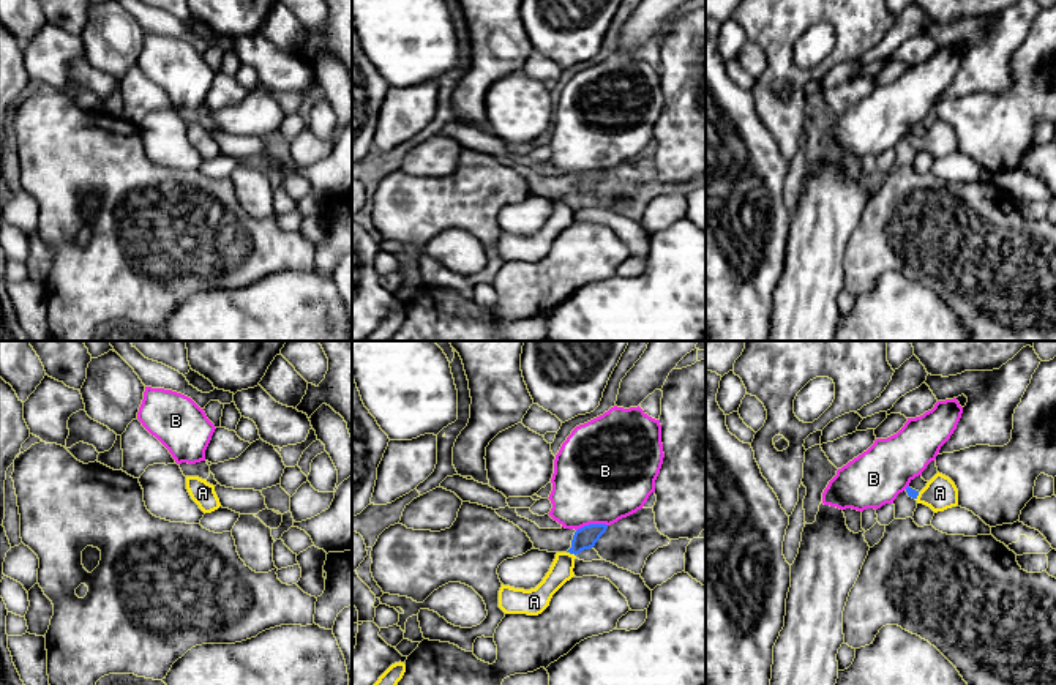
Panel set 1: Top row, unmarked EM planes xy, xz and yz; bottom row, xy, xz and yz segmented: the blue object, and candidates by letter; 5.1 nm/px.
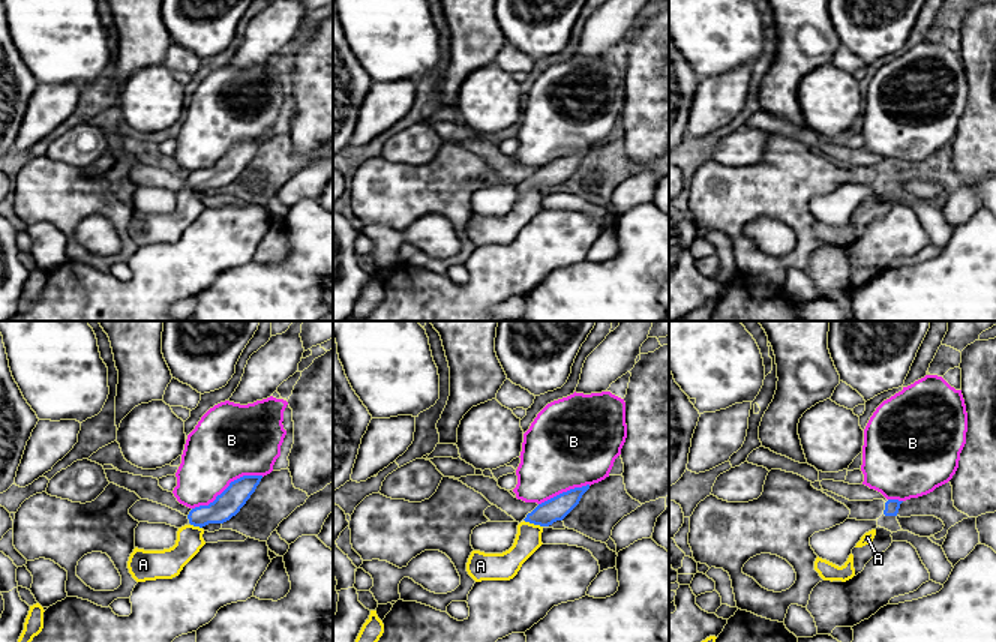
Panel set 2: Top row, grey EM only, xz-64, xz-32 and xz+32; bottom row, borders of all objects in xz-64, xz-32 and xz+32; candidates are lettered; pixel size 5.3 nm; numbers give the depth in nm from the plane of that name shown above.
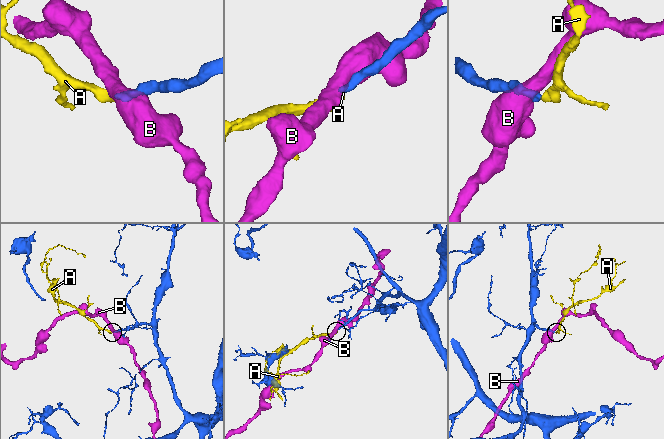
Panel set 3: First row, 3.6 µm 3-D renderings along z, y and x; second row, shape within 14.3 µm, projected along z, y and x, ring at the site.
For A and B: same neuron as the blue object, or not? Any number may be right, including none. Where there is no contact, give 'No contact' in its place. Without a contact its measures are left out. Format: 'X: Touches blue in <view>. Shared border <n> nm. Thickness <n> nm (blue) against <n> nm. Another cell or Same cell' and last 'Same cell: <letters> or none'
A: Touches blue in xz. Shared border 40 nm. Thickness 120 nm (blue) against 120 nm. Same cell
B: Touches blue in xz. Shared border 160 nm. Thickness 120 nm (blue) against 480 nm. Another cell
Same cell: A

